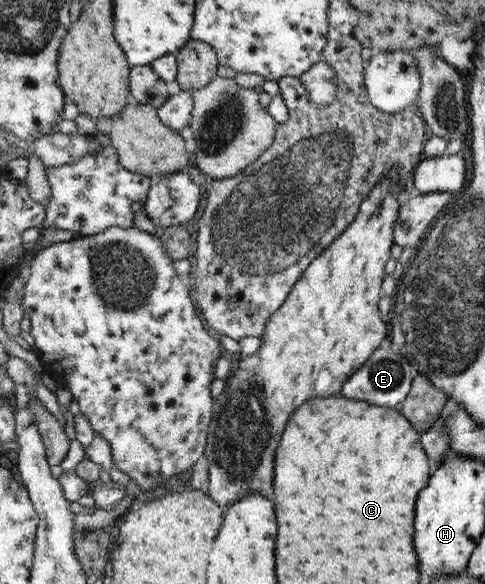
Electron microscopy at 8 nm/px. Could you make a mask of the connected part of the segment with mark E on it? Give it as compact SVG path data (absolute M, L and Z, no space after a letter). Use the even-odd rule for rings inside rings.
M378 349L342 386L340 396L352 400L366 401L370 405L399 409L409 395L412 369L408 361L393 350Z

